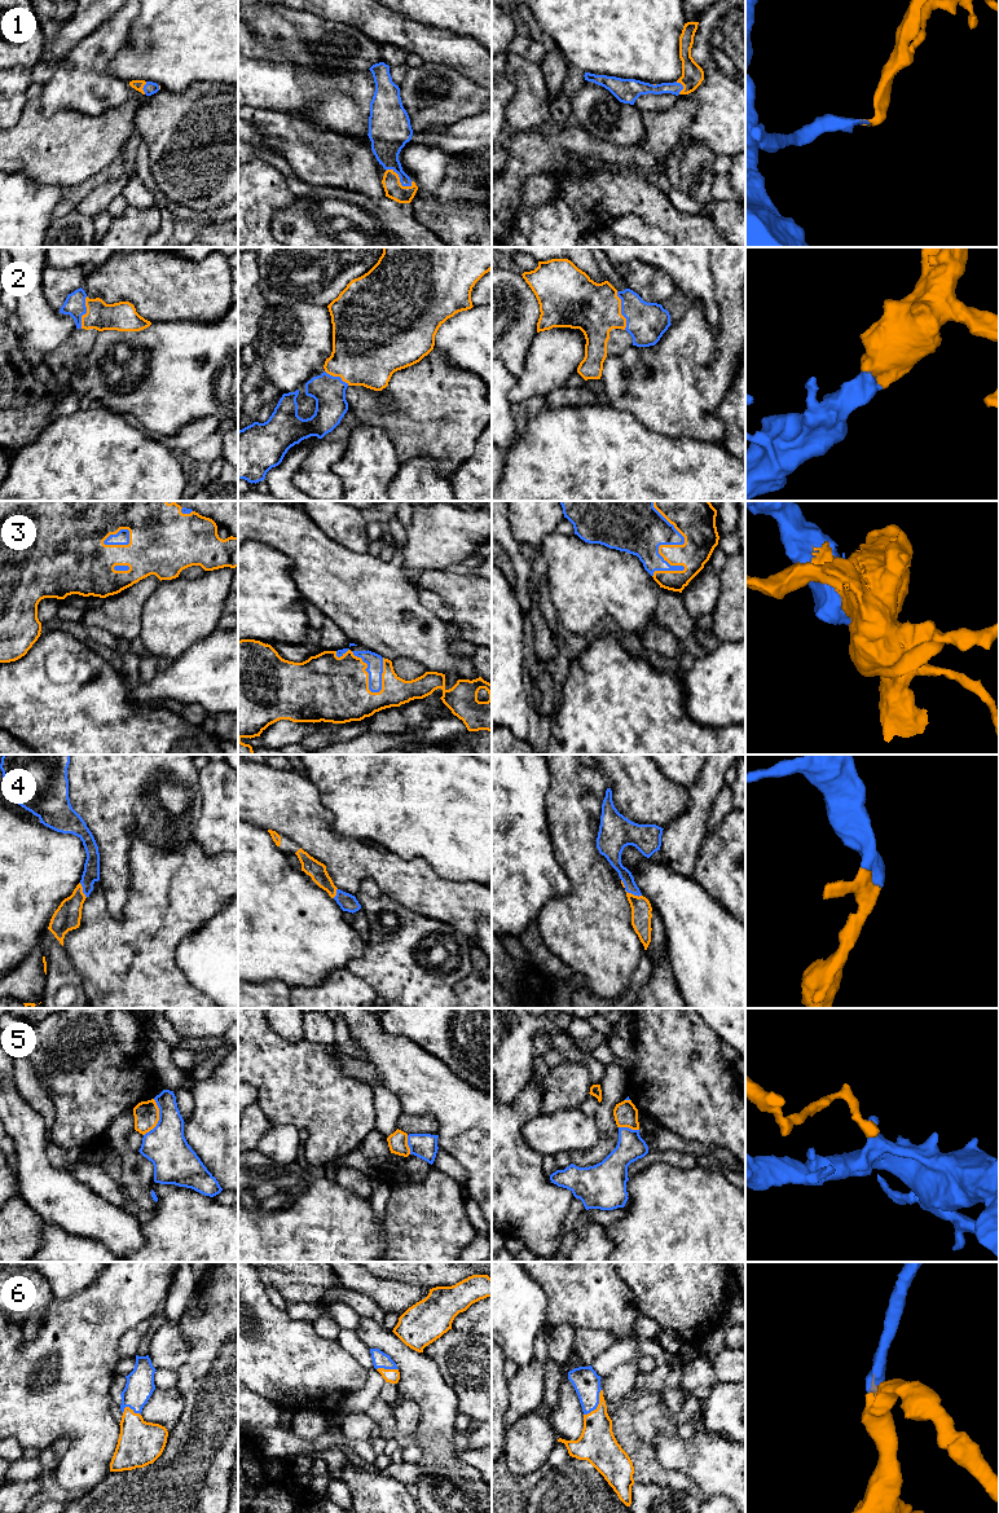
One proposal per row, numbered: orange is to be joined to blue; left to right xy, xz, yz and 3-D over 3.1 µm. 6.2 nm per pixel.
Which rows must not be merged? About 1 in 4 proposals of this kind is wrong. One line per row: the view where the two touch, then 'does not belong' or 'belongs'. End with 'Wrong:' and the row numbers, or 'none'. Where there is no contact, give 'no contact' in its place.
1: xz | belongs
2: yz | belongs
3: yz | belongs
4: yz | belongs
5: xy | does not belong
6: yz | belongs
Wrong: 5

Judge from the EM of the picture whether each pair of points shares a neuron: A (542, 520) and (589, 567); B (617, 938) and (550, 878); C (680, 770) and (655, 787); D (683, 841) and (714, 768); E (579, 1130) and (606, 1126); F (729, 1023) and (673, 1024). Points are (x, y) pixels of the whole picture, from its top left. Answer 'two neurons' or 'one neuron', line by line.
A: two neurons
B: two neurons
C: two neurons
D: one neuron
E: two neurons
F: two neurons

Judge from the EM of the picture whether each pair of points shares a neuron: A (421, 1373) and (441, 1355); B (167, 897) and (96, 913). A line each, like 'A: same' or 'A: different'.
A: different
B: same

